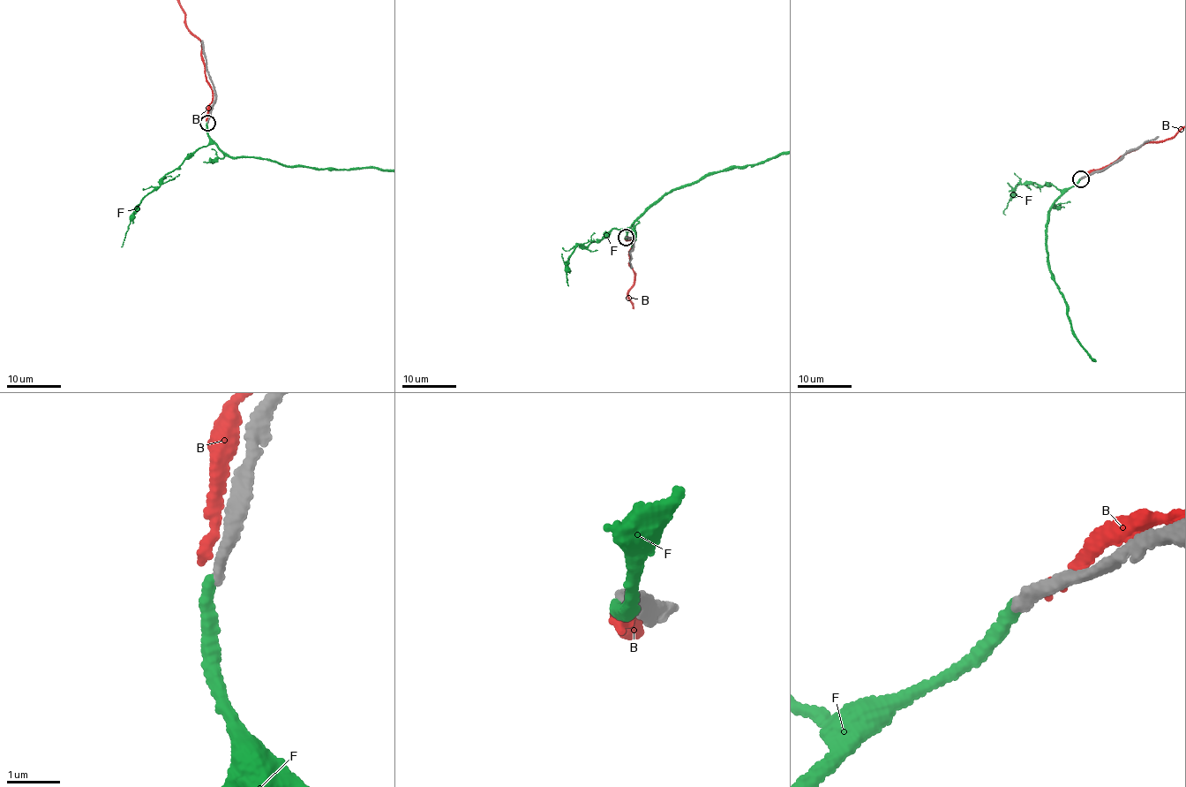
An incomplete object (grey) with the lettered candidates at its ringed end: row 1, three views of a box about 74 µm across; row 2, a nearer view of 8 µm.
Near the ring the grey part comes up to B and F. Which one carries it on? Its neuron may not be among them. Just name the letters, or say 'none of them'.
none of them

